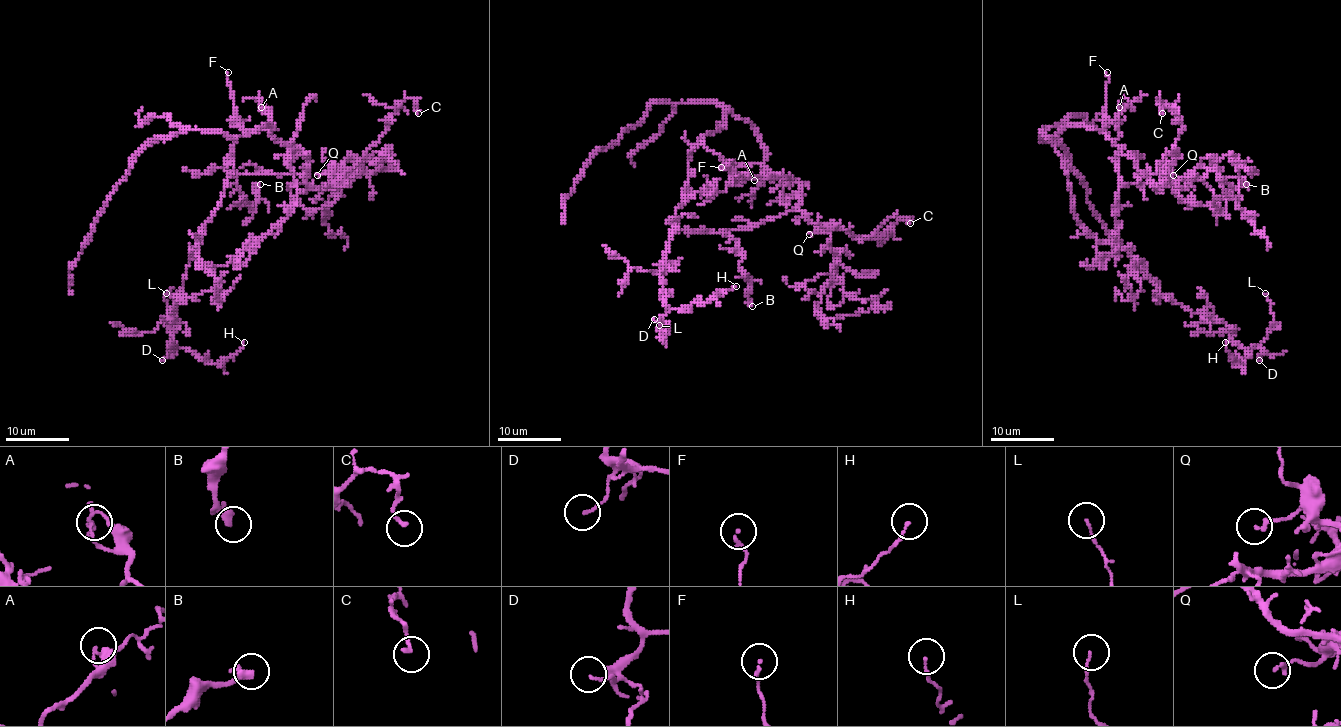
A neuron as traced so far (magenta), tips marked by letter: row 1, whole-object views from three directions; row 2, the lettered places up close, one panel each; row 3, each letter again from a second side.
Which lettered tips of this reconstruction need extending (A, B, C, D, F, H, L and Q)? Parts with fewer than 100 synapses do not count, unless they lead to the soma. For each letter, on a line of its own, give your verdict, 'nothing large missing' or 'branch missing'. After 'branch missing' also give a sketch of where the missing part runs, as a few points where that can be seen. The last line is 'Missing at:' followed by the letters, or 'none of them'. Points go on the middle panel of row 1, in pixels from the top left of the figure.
A: nothing large missing
B: nothing large missing
C: nothing large missing
D: nothing large missing
F: nothing large missing
H: nothing large missing
L: nothing large missing
Q: nothing large missing
Missing at: none of them

